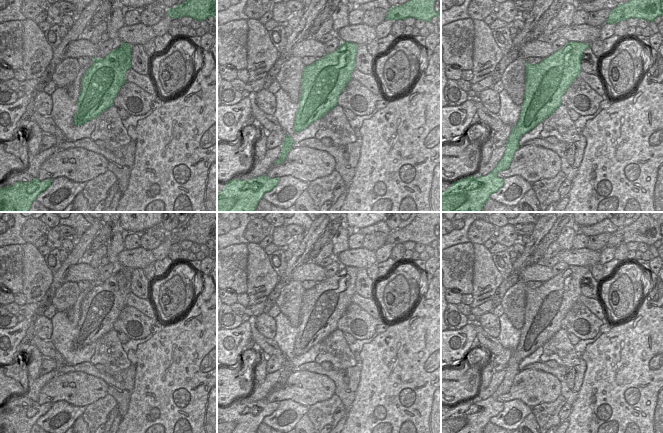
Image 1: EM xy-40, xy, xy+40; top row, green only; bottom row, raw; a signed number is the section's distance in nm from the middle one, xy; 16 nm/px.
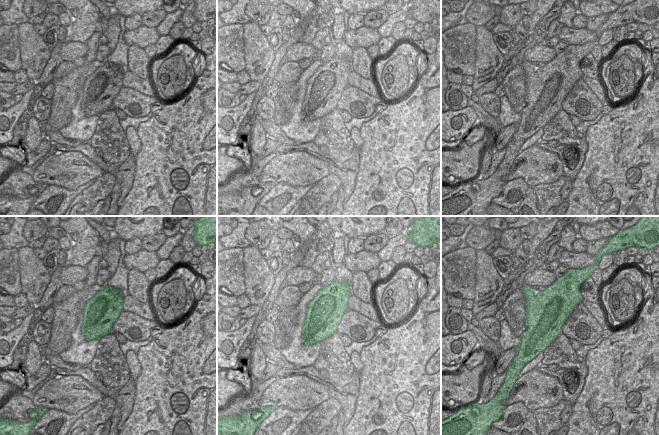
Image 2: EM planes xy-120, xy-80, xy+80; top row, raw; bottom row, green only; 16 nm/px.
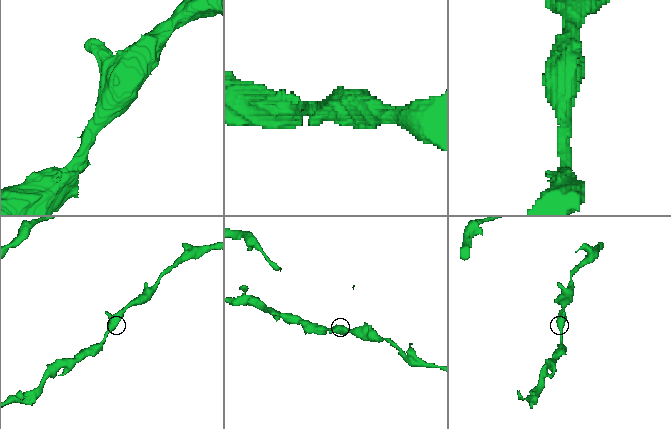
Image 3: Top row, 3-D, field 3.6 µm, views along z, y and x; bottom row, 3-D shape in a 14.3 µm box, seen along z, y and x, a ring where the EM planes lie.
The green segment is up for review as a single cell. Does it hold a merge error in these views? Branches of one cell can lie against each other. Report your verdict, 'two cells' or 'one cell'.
one cell

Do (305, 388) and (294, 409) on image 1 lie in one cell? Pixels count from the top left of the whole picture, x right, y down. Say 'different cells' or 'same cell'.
different cells

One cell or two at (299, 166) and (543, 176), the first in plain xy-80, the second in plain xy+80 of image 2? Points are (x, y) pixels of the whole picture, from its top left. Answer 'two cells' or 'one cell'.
one cell

